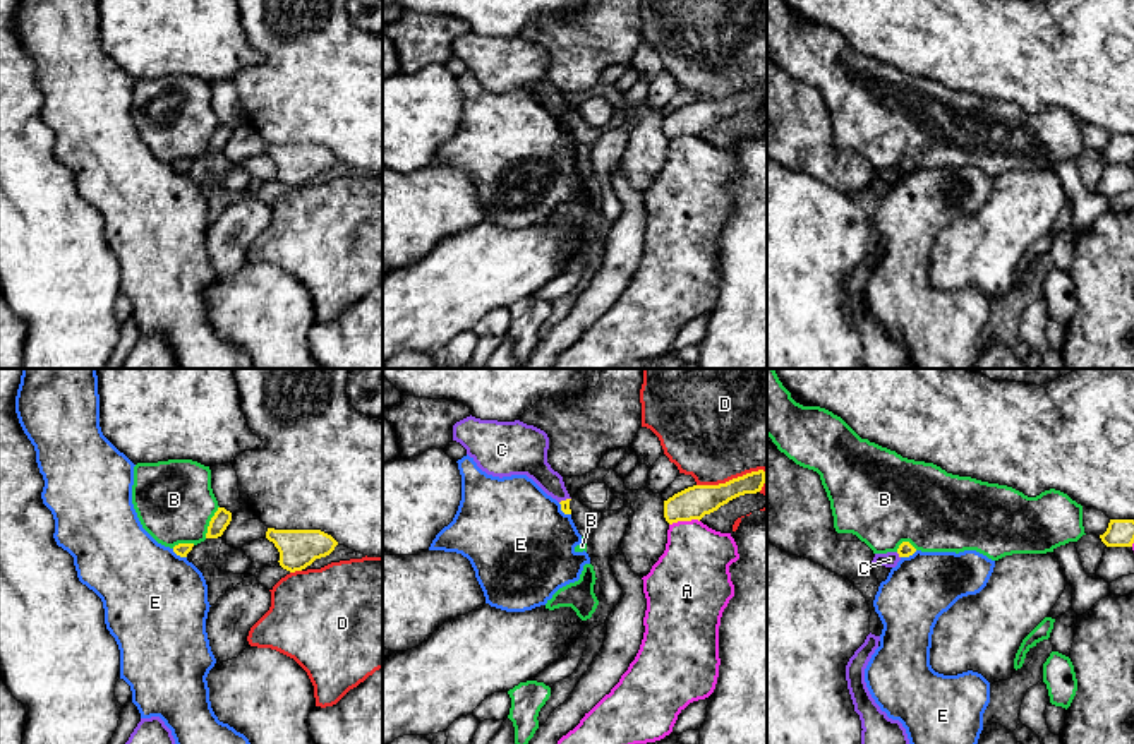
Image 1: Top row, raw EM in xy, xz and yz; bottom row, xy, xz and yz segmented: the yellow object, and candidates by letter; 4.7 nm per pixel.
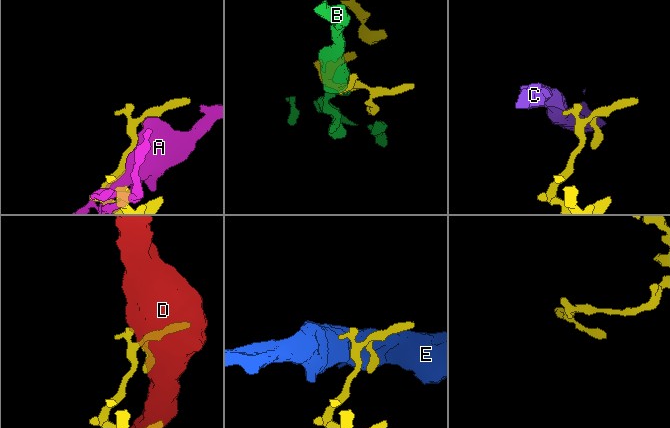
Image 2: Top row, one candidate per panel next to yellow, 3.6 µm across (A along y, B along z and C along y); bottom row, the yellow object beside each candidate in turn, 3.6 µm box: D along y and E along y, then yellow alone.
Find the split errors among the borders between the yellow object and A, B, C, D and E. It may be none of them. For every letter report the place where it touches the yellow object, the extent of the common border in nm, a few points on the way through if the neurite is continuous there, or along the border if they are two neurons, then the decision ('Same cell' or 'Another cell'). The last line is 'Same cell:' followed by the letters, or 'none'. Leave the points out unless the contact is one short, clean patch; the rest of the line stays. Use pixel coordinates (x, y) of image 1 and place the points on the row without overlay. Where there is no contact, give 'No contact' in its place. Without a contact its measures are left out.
A: Touches yellow at xz (683, 136). Shared border 150 nm. Another cell
B: Touches yellow at xy (210, 138). Shared border 170 nm. Another cell
C: Touches yellow at yz (899, 172). Shared border 40 nm. Boundary: yz (896, 168), (899, 174). Another cell
D: Touches yellow at xz (733, 95). Shared border 340 nm. Another cell
E: Touches yellow at xy (179, 170). Shared border 80 nm. Boundary: xy (172, 165), (186, 174). Another cell
Same cell: none

